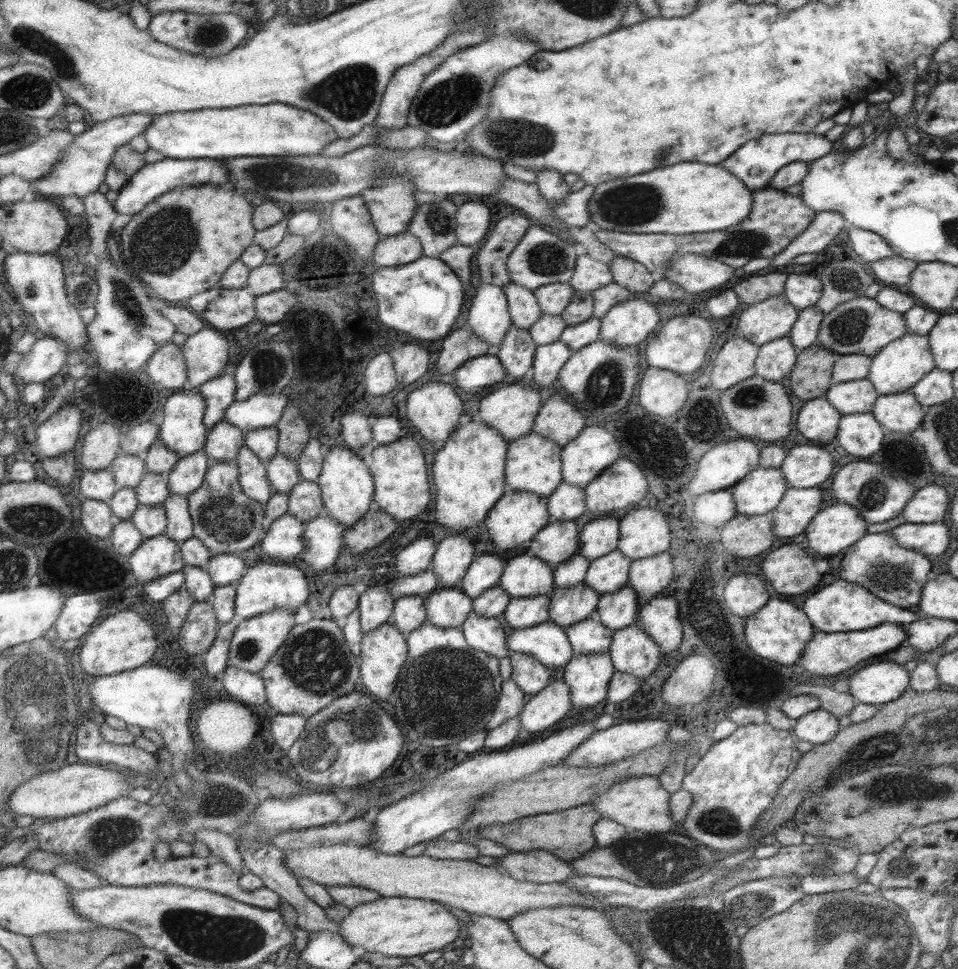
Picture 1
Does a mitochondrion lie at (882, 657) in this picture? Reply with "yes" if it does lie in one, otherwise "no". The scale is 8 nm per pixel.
no

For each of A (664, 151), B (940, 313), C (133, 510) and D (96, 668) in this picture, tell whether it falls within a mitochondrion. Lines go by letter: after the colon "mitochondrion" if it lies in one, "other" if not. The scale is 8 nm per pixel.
A: mitochondrion
B: other
C: other
D: other

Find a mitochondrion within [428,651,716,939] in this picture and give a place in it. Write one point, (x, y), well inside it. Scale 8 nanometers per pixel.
(662, 860)

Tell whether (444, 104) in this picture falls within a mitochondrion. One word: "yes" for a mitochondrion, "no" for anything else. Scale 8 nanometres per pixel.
yes

